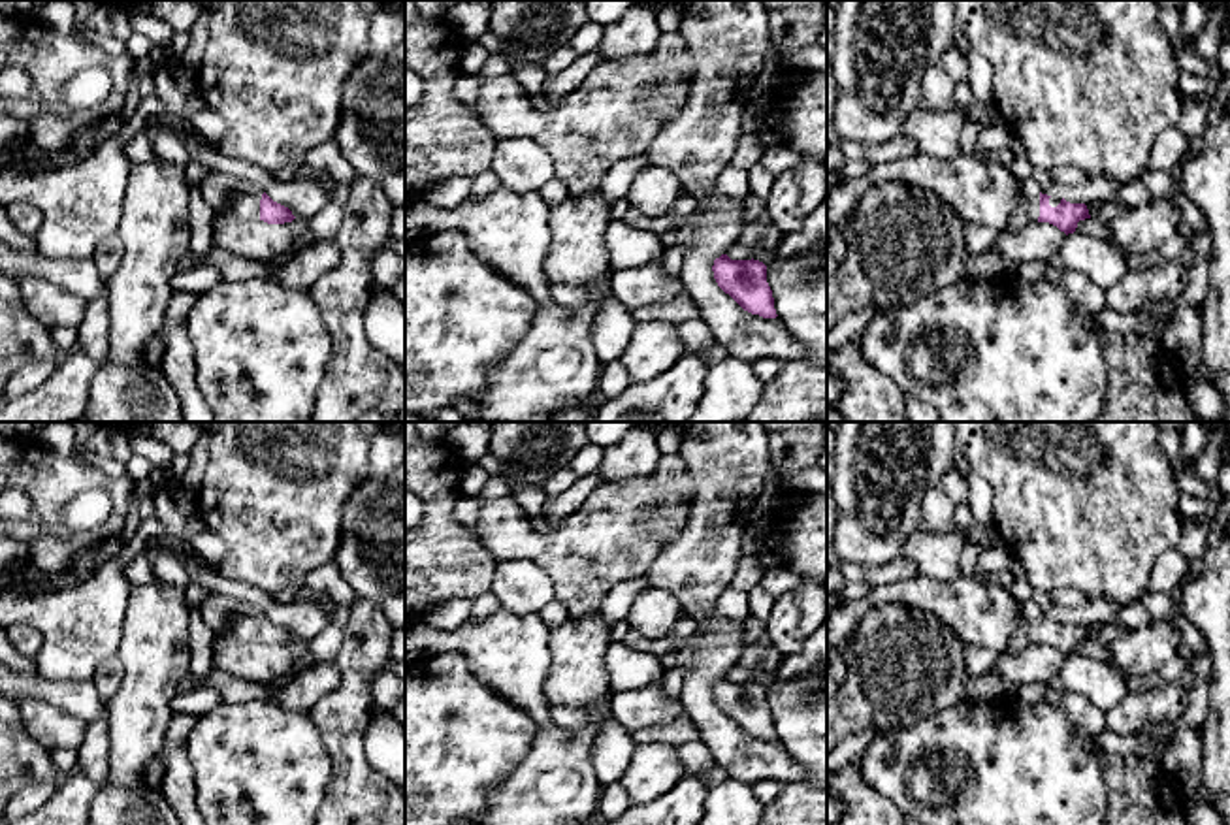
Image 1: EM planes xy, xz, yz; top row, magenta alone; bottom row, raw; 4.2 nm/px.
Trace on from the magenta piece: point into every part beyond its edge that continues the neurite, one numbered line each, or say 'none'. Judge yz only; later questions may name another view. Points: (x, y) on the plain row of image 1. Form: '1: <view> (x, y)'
1: yz (1027, 631)

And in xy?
1: xy (243, 624)

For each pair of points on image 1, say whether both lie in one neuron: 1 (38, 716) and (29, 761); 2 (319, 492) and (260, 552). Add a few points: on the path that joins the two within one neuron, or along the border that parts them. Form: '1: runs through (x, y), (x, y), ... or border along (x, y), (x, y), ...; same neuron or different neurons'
1: border along (19, 712), (23, 727), (49, 752); different neurons
2: runs through (302, 509), (291, 520), (291, 528), (277, 535); same neuron

